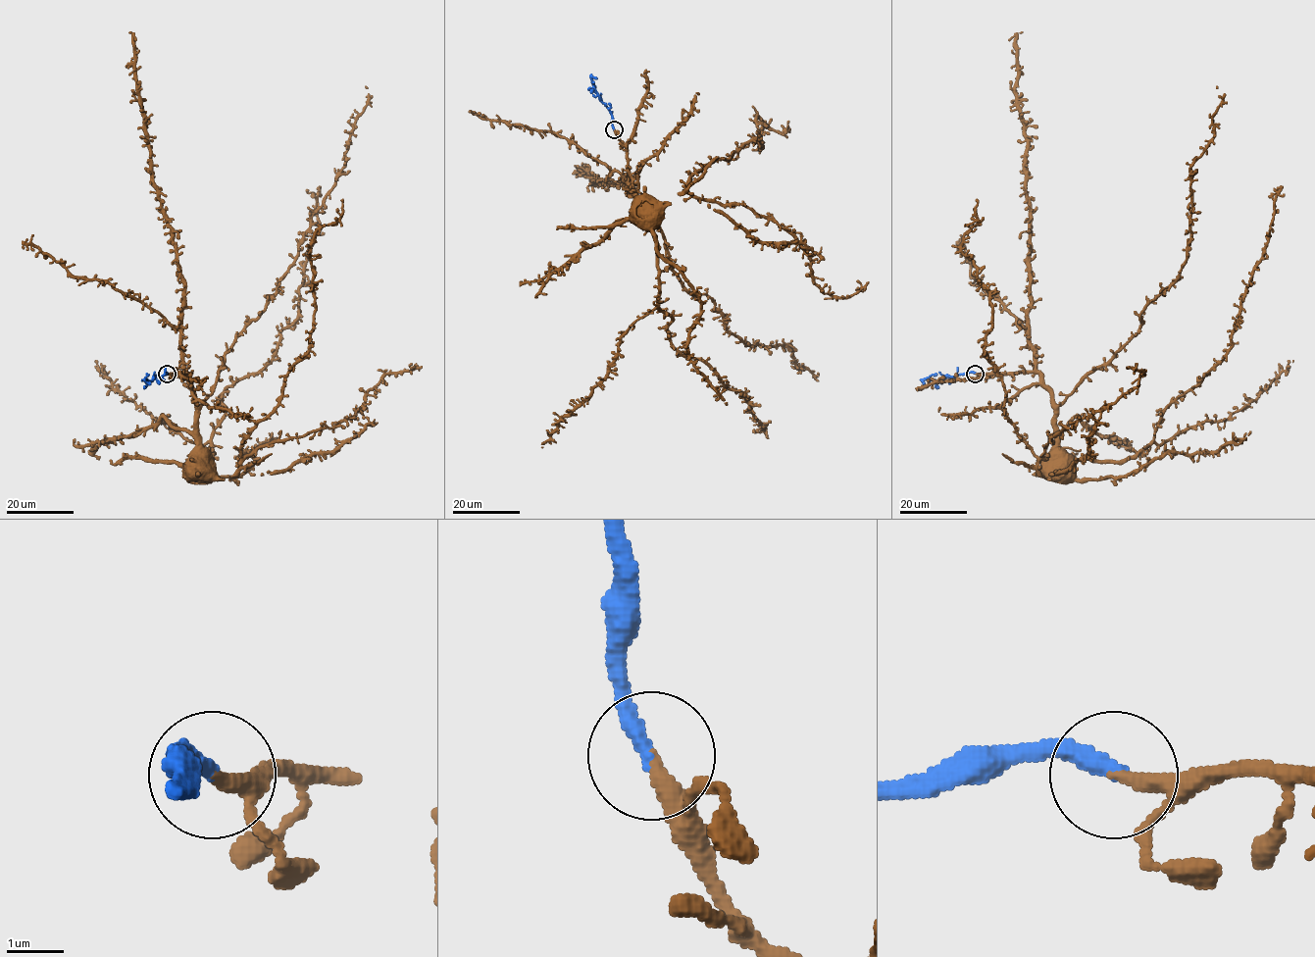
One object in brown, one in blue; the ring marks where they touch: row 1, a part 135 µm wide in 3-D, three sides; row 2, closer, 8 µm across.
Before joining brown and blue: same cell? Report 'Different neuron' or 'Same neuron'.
Same neuron

